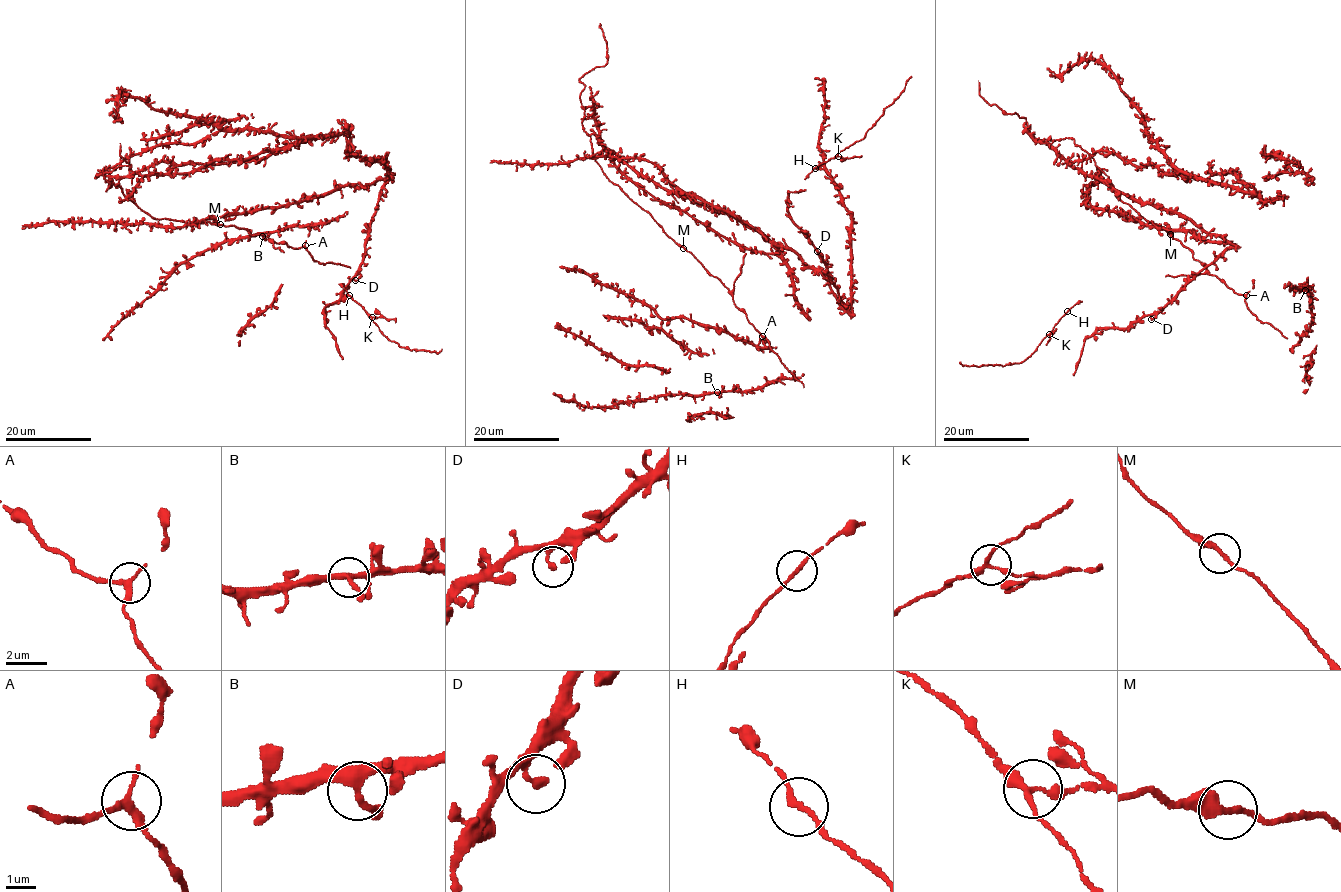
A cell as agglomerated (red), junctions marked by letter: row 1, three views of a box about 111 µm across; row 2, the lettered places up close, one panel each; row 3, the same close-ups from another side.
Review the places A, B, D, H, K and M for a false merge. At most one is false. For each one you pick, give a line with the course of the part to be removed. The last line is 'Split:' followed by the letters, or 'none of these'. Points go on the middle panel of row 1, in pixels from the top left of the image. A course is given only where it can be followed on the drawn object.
K: course (838, 156), (851, 158), (861, 155)
Split: K

